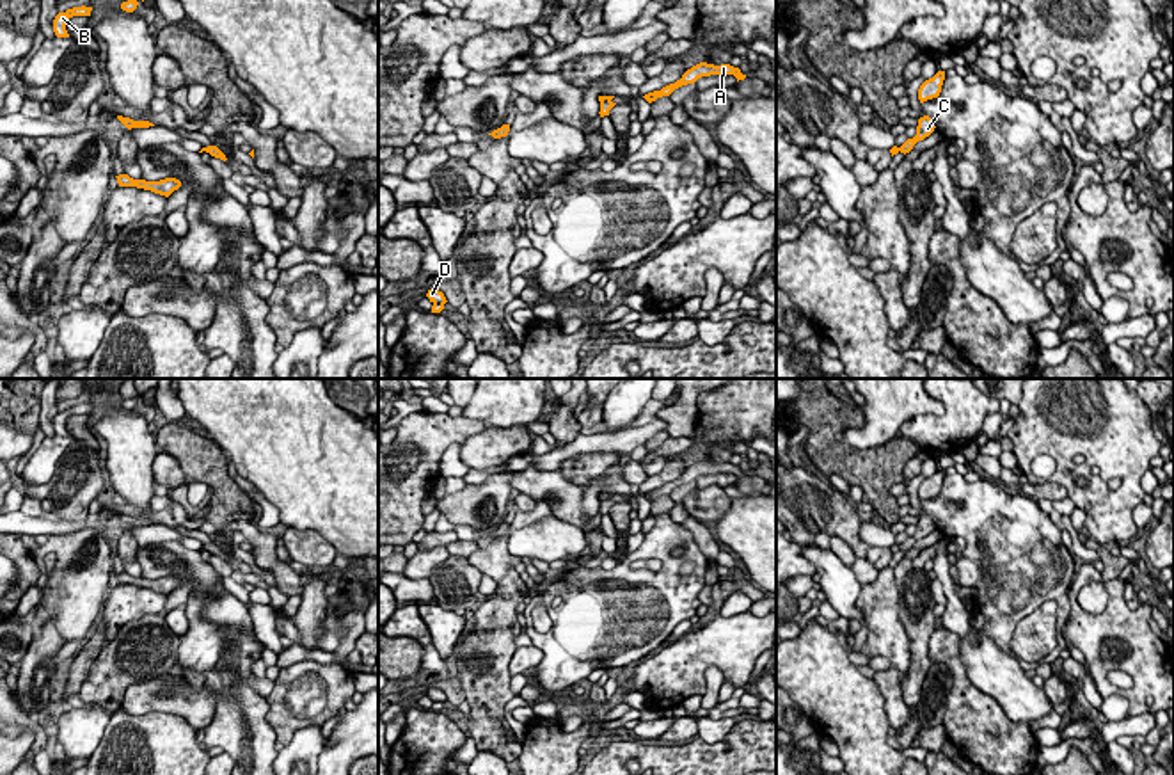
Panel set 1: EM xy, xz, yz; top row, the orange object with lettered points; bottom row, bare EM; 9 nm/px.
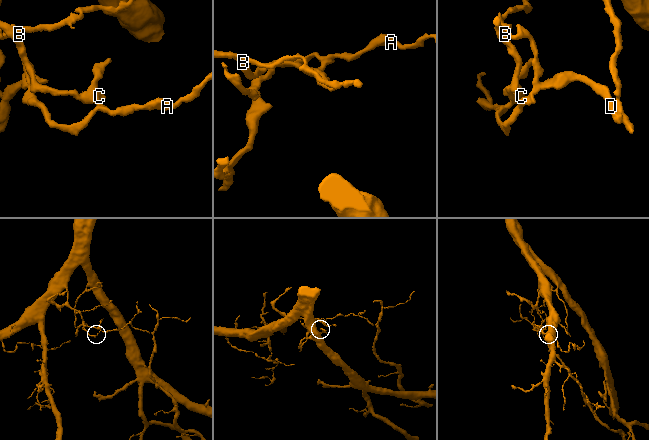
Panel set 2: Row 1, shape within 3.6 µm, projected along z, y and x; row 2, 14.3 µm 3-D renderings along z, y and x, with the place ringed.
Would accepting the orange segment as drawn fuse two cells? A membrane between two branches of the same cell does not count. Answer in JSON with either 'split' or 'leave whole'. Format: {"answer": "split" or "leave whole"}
{"answer": "split"}

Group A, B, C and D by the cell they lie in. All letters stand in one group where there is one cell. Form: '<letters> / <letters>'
A D / B C

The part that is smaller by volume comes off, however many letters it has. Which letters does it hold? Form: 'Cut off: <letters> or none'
Cut off: A, D

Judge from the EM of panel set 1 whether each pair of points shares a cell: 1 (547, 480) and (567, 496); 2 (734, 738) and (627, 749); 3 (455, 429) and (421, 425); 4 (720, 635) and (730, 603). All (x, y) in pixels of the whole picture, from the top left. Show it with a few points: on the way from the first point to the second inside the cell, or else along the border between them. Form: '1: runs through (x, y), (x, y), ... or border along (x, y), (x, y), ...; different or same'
1: runs through (553, 486), (562, 495); same
2: runs through (716, 749), (697, 749), (690, 756), (656, 756); same
3: runs through (446, 429), (430, 429); same
4: border along (748, 610), (737, 615), (718, 614); different

